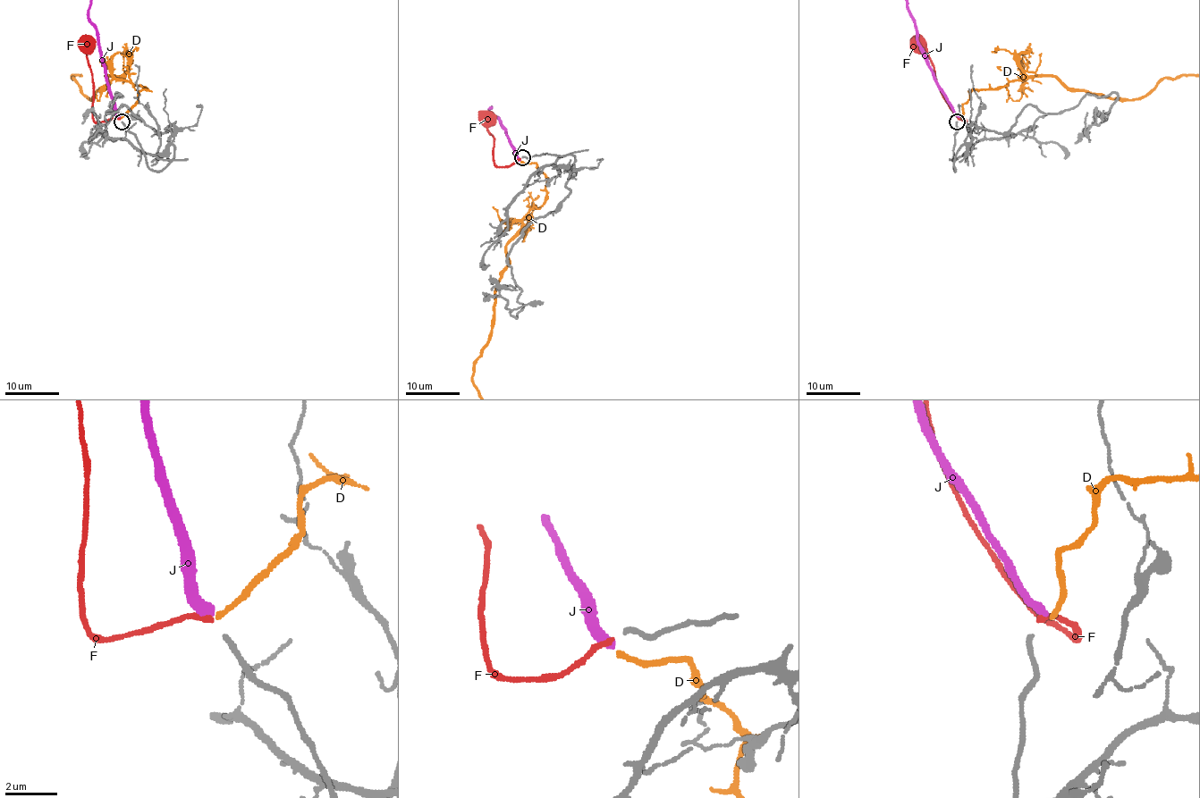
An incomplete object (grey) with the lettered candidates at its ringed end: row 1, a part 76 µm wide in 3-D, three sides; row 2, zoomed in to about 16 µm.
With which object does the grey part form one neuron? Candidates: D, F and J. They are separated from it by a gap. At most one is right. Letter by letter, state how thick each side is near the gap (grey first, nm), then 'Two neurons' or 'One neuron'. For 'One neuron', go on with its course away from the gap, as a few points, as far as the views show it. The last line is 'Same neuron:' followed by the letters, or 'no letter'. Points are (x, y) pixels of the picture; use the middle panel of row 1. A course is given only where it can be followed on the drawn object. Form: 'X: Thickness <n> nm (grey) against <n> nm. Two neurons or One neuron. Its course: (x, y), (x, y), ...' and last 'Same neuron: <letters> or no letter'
D: Thickness 200 nm (grey) against 200 nm. Two neurons
F: Thickness 200 nm (grey) against 200 nm. One neuron. Its course: (520, 158), (509, 166), (498, 166), (494, 162), (494, 139), (487, 130), (488, 115)
J: Thickness 200 nm (grey) against 360 nm. Two neurons
Same neuron: F

